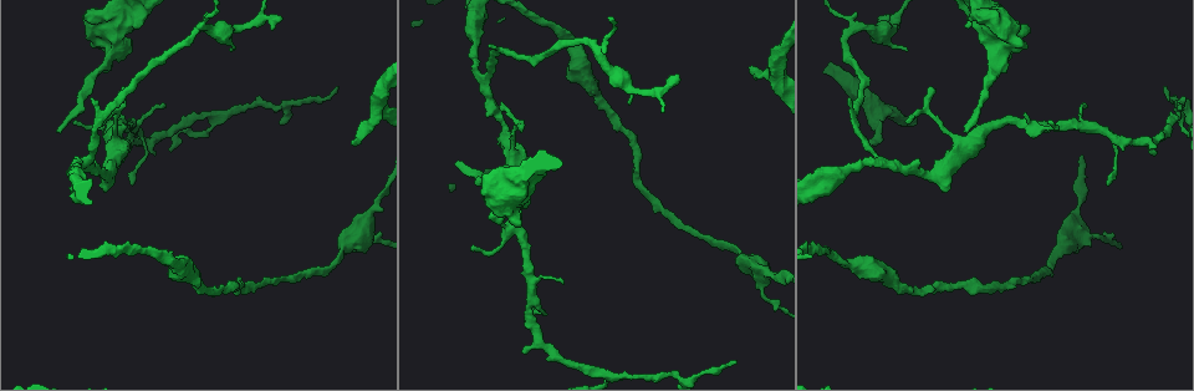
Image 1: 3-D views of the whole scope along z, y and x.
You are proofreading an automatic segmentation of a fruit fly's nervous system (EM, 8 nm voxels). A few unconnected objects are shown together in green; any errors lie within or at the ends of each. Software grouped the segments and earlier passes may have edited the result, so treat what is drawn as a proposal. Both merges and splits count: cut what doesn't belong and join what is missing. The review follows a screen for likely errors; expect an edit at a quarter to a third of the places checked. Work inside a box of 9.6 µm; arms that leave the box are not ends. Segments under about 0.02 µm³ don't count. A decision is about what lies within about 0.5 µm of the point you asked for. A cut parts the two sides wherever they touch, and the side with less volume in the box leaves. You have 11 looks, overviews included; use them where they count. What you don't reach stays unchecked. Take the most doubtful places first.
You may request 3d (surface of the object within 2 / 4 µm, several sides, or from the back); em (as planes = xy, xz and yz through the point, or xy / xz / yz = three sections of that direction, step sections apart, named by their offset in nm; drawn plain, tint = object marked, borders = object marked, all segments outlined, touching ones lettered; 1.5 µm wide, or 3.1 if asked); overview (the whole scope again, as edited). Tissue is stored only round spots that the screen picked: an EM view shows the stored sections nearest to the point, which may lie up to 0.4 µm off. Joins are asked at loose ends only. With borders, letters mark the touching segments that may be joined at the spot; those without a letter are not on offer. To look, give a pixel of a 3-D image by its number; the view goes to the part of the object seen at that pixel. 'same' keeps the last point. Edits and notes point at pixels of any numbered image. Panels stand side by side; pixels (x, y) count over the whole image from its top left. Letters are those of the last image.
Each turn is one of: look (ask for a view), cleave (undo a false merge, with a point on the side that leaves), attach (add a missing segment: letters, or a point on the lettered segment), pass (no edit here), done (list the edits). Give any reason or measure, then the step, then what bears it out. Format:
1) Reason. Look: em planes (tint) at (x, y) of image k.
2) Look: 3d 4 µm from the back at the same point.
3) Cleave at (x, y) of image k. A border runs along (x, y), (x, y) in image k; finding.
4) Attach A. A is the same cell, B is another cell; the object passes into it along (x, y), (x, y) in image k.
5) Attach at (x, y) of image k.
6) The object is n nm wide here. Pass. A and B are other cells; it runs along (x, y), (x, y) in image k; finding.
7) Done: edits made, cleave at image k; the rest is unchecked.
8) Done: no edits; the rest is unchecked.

Free end. Look: 3d 2 µm at (457, 164) of image 1.

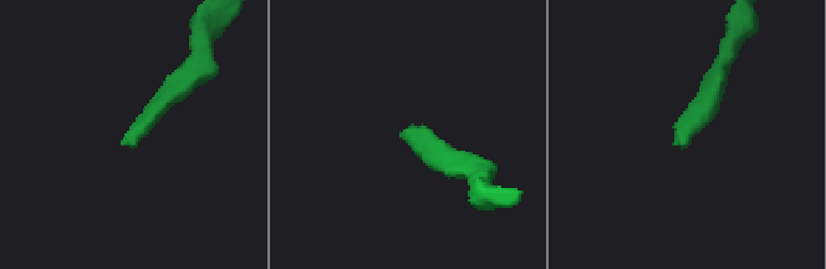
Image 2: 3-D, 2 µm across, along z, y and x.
Look: em planes (borders) at (400, 133) of image 2.

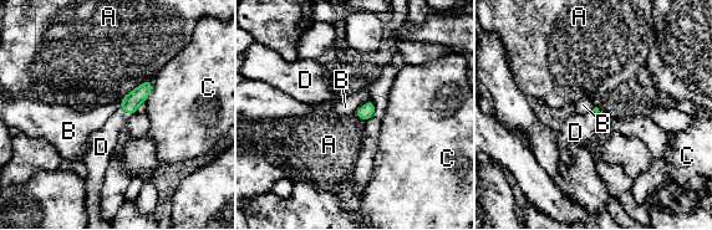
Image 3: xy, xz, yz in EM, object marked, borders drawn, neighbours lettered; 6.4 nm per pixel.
Attach D. D is the same cell, A, B and C are other cells; the object passes into it along (130, 102), (126, 112), (103, 142) in image 3; the cell continues.

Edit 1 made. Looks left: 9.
Look: overview.

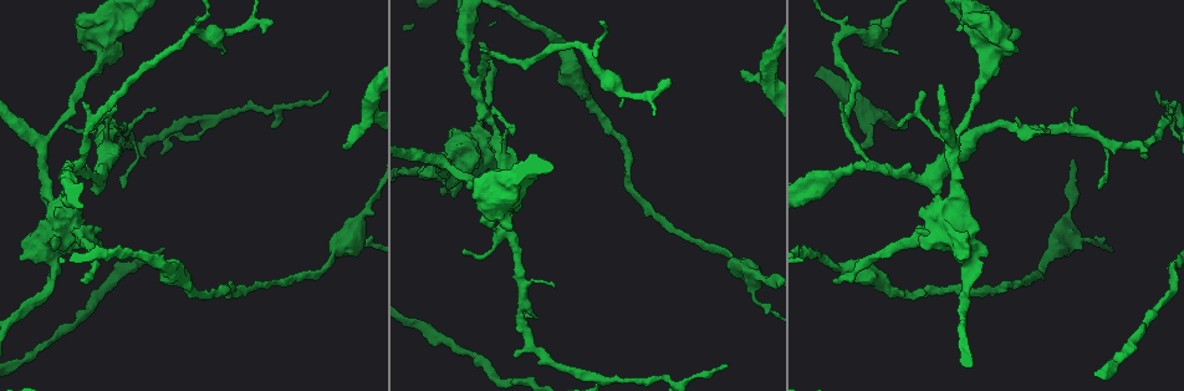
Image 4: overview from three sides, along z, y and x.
Branch stops here. Look: em xz step 8 (borders) at (864, 149) of image 4.

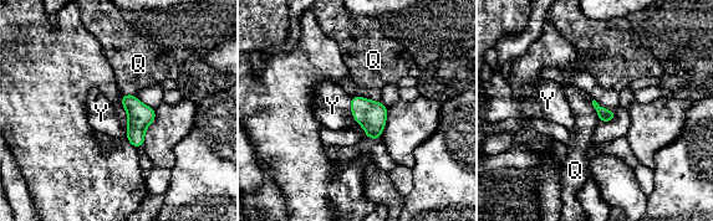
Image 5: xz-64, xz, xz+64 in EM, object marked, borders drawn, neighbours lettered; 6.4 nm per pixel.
Attach Y. Y is the same cell, Q is another cell; the object passes into it along (370, 114), (352, 112), (332, 106) in image 5; it goes on there.

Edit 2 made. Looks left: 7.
Branch stops here. Look: em xz step 4 (plain) at (81, 280) of image 4.

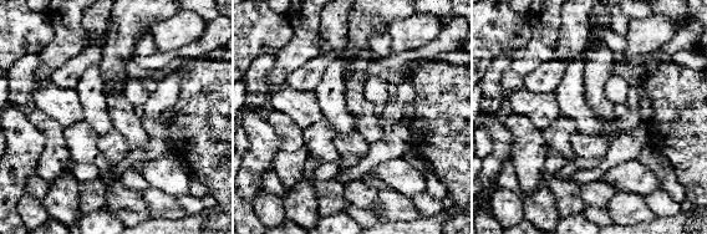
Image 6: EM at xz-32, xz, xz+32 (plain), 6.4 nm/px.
See the neighbours. Look: em xz step 4 (borders) at the same point.

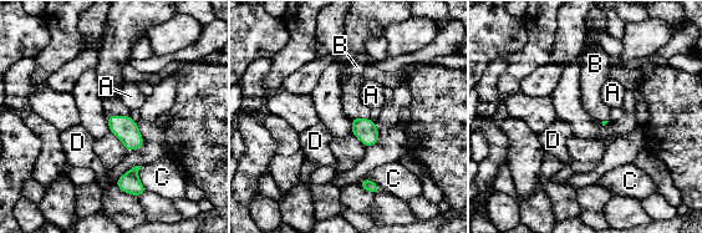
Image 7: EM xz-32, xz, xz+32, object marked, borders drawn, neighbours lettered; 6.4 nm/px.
The longest contact is with C, 170 nm. Attach B. B is the same cell, A, C and D are other cells; the cell continues.

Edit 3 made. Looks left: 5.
Look: overview.

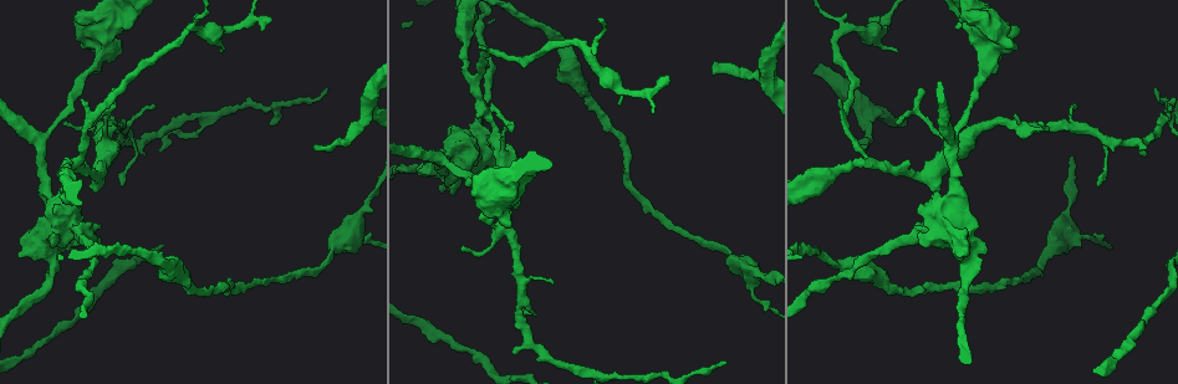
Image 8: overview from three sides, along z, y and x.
Free end. Look: em xy step 8 (borders) at (489, 162) of image 8.

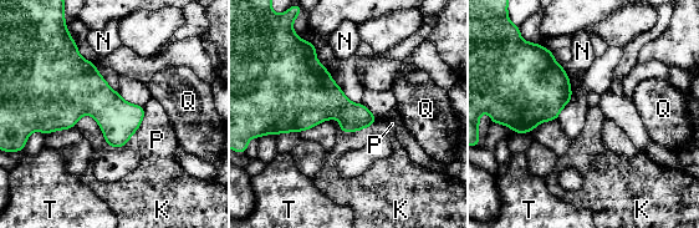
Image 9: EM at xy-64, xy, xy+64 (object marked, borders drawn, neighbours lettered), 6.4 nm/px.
Another direction. Look: em planes (borders) at the same point.

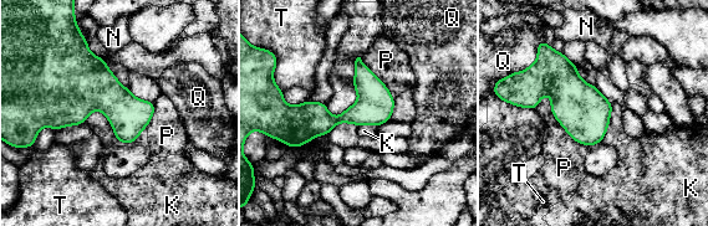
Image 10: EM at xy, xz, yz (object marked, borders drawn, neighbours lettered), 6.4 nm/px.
The longest contact is with P, 460 nm. Pass. K, N, P, Q and T are other cells; it runs along (391, 102), (341, 119), (284, 118) in image 10; no lettered segment goes on from it.

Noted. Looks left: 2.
Done: edits made, attach at image 3, attach at image 5, attach at image 7; the rest is unchecked.

